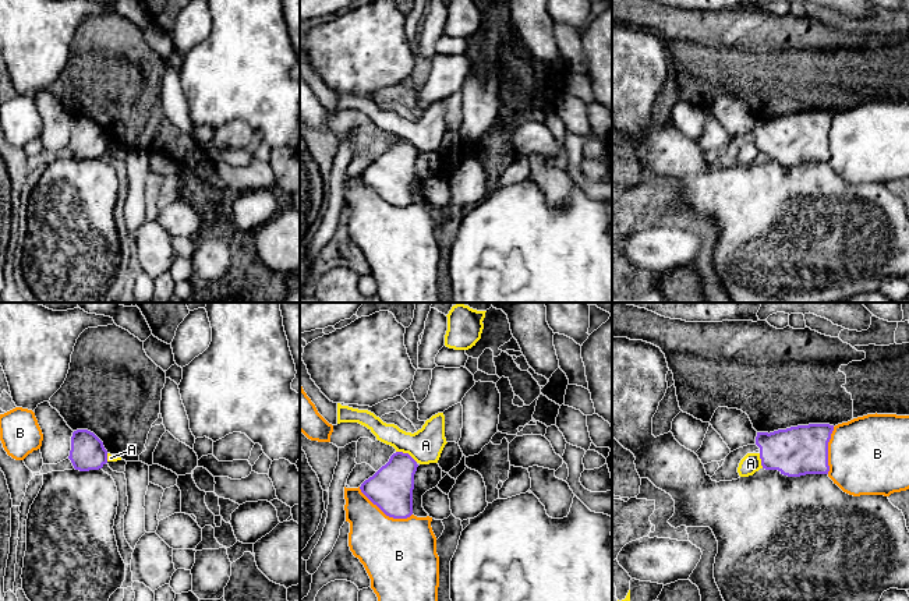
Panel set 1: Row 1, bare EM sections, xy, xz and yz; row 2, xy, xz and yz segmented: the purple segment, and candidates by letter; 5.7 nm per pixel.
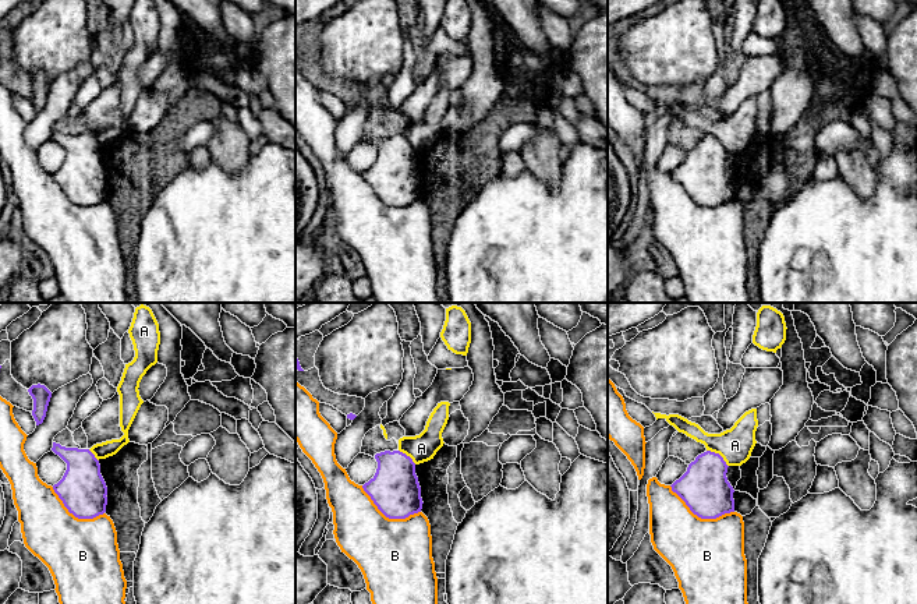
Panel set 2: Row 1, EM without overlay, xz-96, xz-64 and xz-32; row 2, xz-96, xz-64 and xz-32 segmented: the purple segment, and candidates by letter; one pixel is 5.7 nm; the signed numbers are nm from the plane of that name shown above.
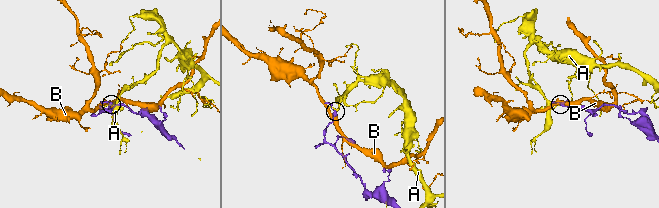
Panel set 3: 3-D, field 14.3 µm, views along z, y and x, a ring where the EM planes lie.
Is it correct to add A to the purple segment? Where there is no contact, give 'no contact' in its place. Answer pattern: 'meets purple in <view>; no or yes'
meets purple in xz; no

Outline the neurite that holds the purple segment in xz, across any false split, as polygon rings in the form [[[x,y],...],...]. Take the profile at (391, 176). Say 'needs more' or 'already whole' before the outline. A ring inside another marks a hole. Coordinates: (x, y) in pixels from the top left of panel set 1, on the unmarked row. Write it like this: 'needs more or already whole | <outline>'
already whole | [[[396,139],[385,153],[361,172],[360,177],[386,204],[407,206],[413,202],[417,155],[417,149],[408,141]]]

